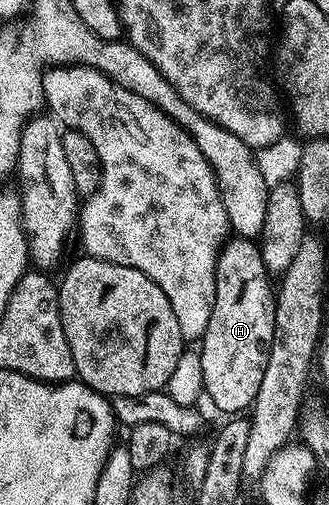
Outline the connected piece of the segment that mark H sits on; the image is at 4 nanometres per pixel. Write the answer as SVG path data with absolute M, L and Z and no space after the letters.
M236 237L224 242L224 248L220 250L220 257L216 260L214 311L210 311L210 323L206 323L206 331L198 345L202 359L204 393L222 412L228 413L224 415L240 415L251 410L252 401L262 384L262 375L266 375L266 363L272 350L276 326L276 295L274 281L270 278L272 277L260 253L260 245L255 240Z

